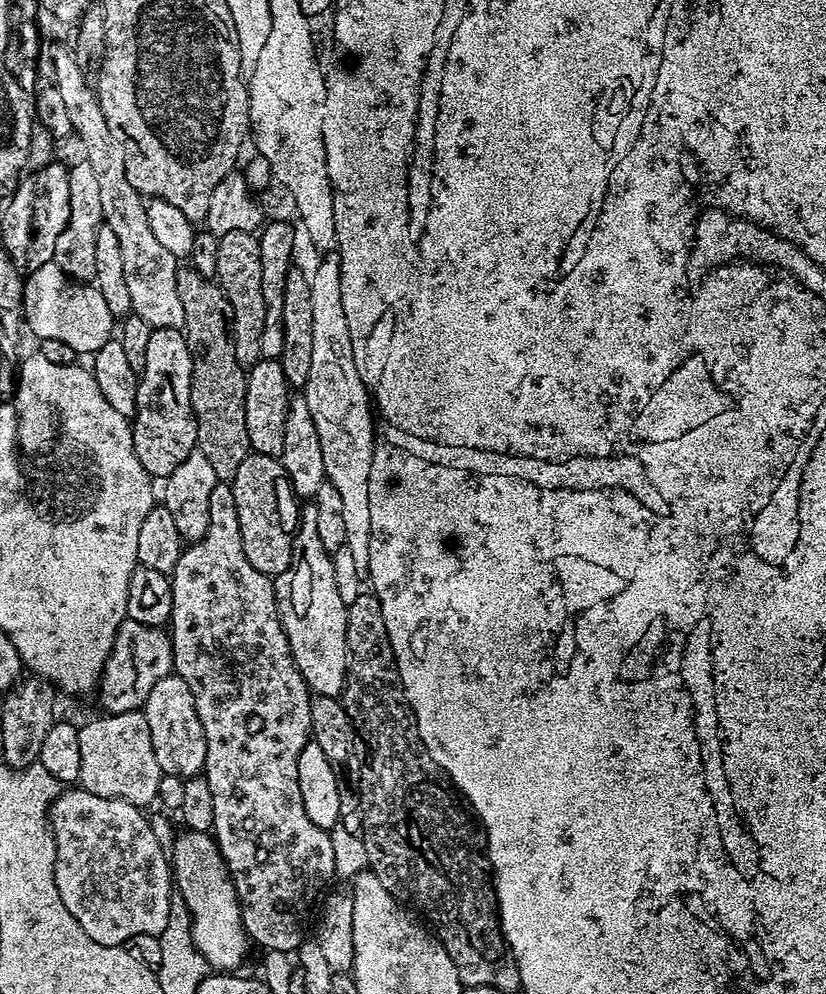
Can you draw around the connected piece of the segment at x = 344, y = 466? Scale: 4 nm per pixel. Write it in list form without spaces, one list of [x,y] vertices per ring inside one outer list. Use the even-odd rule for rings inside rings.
[[[339,251],[326,252],[319,257],[320,261],[316,264],[316,269],[310,272],[308,281],[310,282],[310,298],[312,298],[312,315],[314,321],[314,355],[312,356],[310,365],[310,378],[304,383],[302,394],[306,398],[306,404],[310,406],[310,414],[314,417],[314,426],[318,429],[318,438],[322,441],[322,462],[326,462],[326,470],[324,475],[327,483],[334,486],[334,490],[338,490],[338,494],[342,497],[342,514],[346,514],[346,547],[350,550],[350,554],[354,554],[354,563],[358,566],[358,574],[364,578],[368,575],[368,563],[370,562],[370,462],[374,454],[374,446],[376,445],[376,430],[374,427],[374,404],[370,399],[368,387],[362,382],[362,378],[358,374],[358,366],[354,366],[354,350],[350,342],[350,326],[346,326],[346,310],[342,306],[342,270],[340,269]]]

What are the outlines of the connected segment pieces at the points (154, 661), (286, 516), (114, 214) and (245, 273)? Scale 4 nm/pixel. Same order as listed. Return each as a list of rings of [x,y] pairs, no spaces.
[[[125,618],[116,632],[108,660],[100,674],[98,693],[100,704],[104,707],[101,709],[108,714],[141,711],[146,698],[150,698],[150,690],[154,690],[162,678],[173,675],[173,662],[172,638],[163,627],[146,626]]]
[[[252,452],[242,466],[238,466],[238,474],[234,474],[230,483],[234,490],[234,506],[238,506],[242,550],[246,550],[250,566],[267,576],[280,576],[292,561],[292,543],[302,511],[286,470],[277,457]]]
[[[58,44],[53,49],[49,49],[48,54],[54,62],[58,91],[61,93],[61,99],[65,102],[72,131],[75,137],[79,138],[85,150],[83,152],[84,158],[90,162],[93,173],[96,175],[104,221],[110,226],[110,230],[114,231],[114,234],[118,237],[118,242],[121,243],[122,262],[125,263],[126,286],[129,287],[133,315],[145,319],[152,328],[181,329],[185,315],[181,296],[177,292],[178,260],[157,241],[150,229],[145,197],[136,191],[134,186],[130,184],[130,180],[126,178],[126,154],[123,153],[123,147],[119,144],[118,138],[111,133],[110,126],[107,125],[106,118],[102,115],[101,104],[97,100],[96,91],[88,77],[78,66],[78,62],[72,56],[71,51],[63,45]]]
[[[230,230],[218,238],[218,266],[215,279],[226,294],[232,311],[234,358],[246,370],[262,359],[262,326],[266,326],[266,301],[262,299],[262,250],[256,232]]]

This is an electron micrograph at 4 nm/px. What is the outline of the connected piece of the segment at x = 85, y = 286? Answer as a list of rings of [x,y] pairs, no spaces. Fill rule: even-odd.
[[[55,261],[29,271],[25,277],[21,307],[24,320],[28,323],[29,330],[36,335],[37,341],[66,342],[66,346],[70,346],[70,350],[77,354],[95,354],[114,336],[114,318],[101,292],[95,285],[67,276]]]

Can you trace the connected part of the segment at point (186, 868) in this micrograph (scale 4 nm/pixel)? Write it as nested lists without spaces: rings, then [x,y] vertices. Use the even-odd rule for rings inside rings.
[[[181,831],[170,844],[170,863],[179,903],[188,907],[192,915],[194,946],[214,970],[236,970],[250,949],[244,930],[240,903],[226,862],[215,839],[206,832]]]

